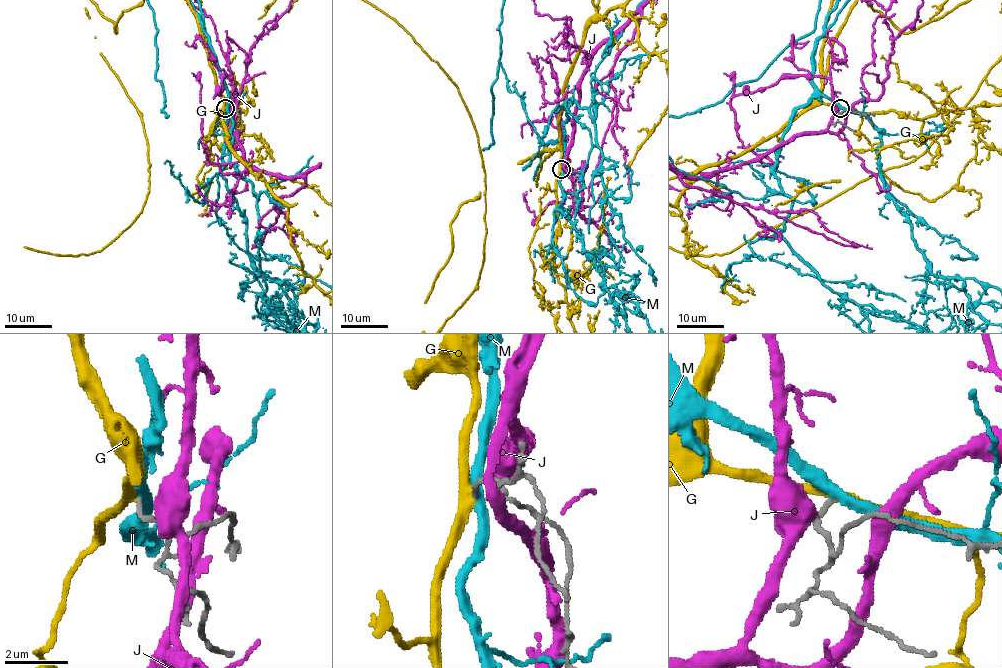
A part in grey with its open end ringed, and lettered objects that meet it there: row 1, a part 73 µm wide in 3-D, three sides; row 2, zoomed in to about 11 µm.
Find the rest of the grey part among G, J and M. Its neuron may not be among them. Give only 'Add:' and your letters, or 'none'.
Add: G

